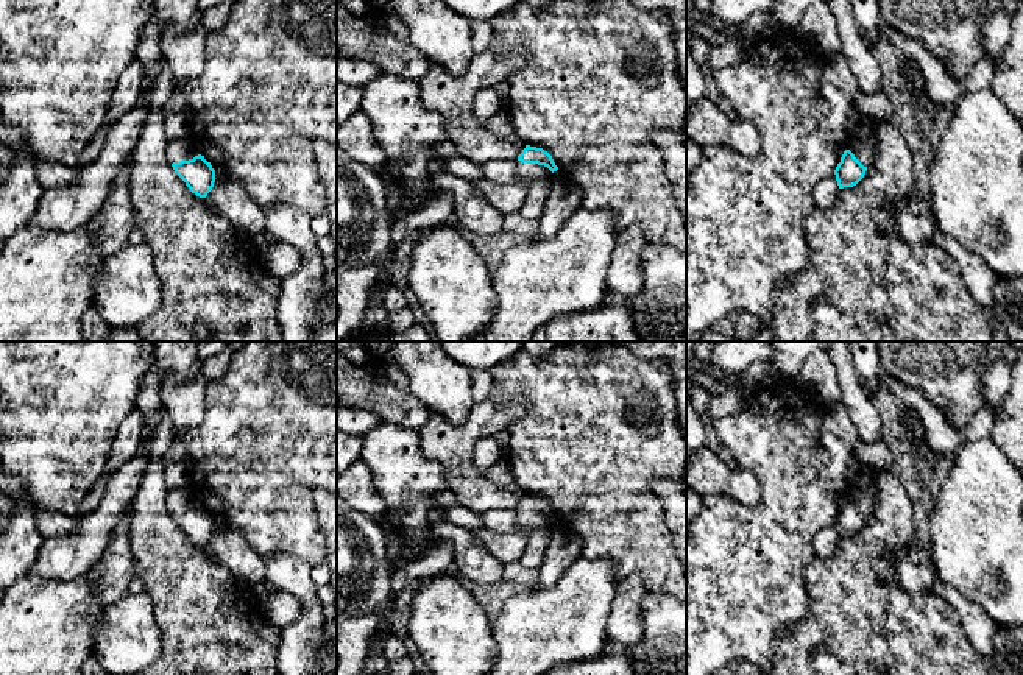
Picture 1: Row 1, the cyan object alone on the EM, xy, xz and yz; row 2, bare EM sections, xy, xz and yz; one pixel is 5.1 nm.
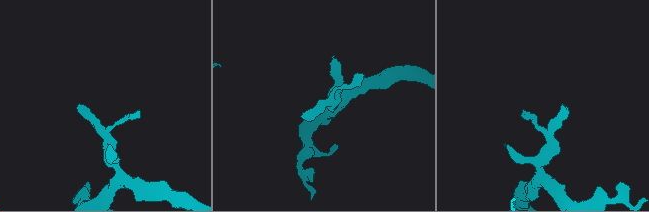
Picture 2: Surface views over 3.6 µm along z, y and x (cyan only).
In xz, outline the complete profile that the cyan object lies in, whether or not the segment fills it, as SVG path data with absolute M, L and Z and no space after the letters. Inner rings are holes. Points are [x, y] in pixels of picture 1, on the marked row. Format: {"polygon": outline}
{"polygon": "M526 145L516 159L518 179L510 184L497 184L488 179L474 182L474 187L502 215L521 210L527 195L527 184L538 178L552 178L557 171L552 156L543 148Z"}

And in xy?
{"polygon": "M168 140L165 147L165 157L192 193L200 198L207 196L215 182L215 170L211 162L196 151L192 140Z"}

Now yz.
{"polygon": "M850 140L834 175L839 189L856 186L865 175L867 167L876 156L872 140Z"}

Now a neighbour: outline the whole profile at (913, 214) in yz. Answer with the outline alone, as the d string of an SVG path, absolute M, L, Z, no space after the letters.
M917 190L911 196L898 198L887 206L895 217L898 232L909 243L928 245L936 229L929 201Z

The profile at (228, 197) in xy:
M215 171L214 187L204 201L250 239L265 228L265 210L253 201L239 181L228 175Z

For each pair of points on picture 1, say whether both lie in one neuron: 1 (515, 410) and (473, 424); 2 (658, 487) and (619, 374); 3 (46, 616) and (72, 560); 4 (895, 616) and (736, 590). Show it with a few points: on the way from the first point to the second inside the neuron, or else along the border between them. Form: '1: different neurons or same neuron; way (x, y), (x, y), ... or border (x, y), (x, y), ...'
1: same neuron; way (504, 412), (484, 418)
2: different neurons; border (657, 477), (652, 491), (660, 499), (665, 515)
3: different neurons; border (86, 572), (72, 579), (41, 579), (27, 574)
4: different neurons; border (810, 565), (808, 611), (782, 625)

